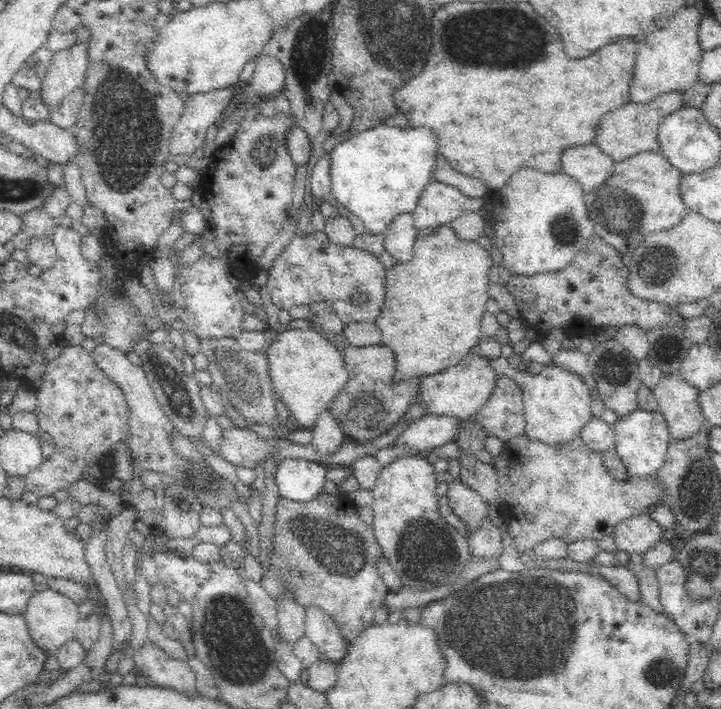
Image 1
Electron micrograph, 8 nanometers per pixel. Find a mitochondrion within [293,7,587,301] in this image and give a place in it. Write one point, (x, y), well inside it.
(470, 37)

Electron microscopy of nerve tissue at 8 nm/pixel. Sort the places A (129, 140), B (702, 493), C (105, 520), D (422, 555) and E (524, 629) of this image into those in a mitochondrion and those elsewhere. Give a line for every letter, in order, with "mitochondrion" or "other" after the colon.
A: mitochondrion
B: mitochondrion
C: other
D: mitochondrion
E: mitochondrion

